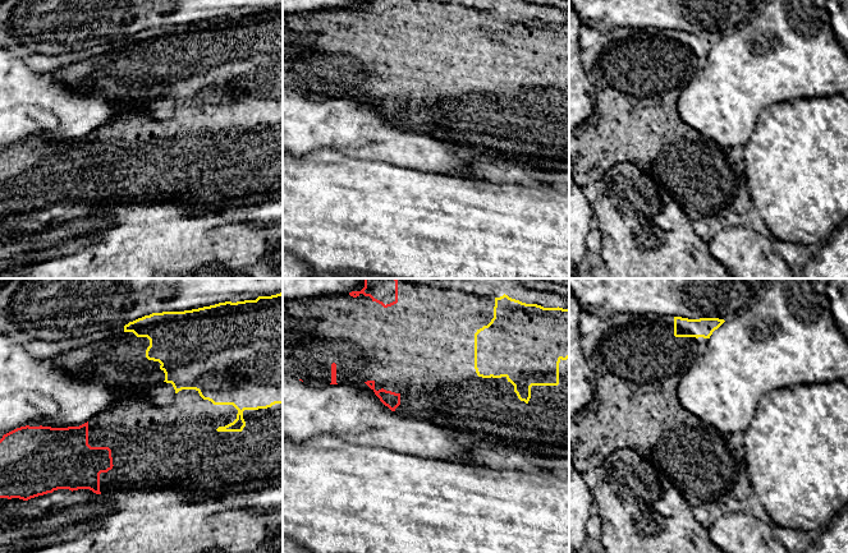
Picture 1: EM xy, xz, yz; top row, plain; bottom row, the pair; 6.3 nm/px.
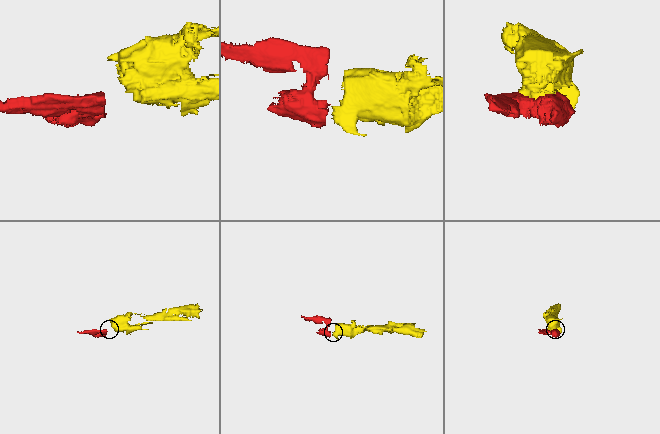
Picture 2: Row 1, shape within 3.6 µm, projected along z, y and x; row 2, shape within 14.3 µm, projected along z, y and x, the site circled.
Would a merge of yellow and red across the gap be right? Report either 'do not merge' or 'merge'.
merge

